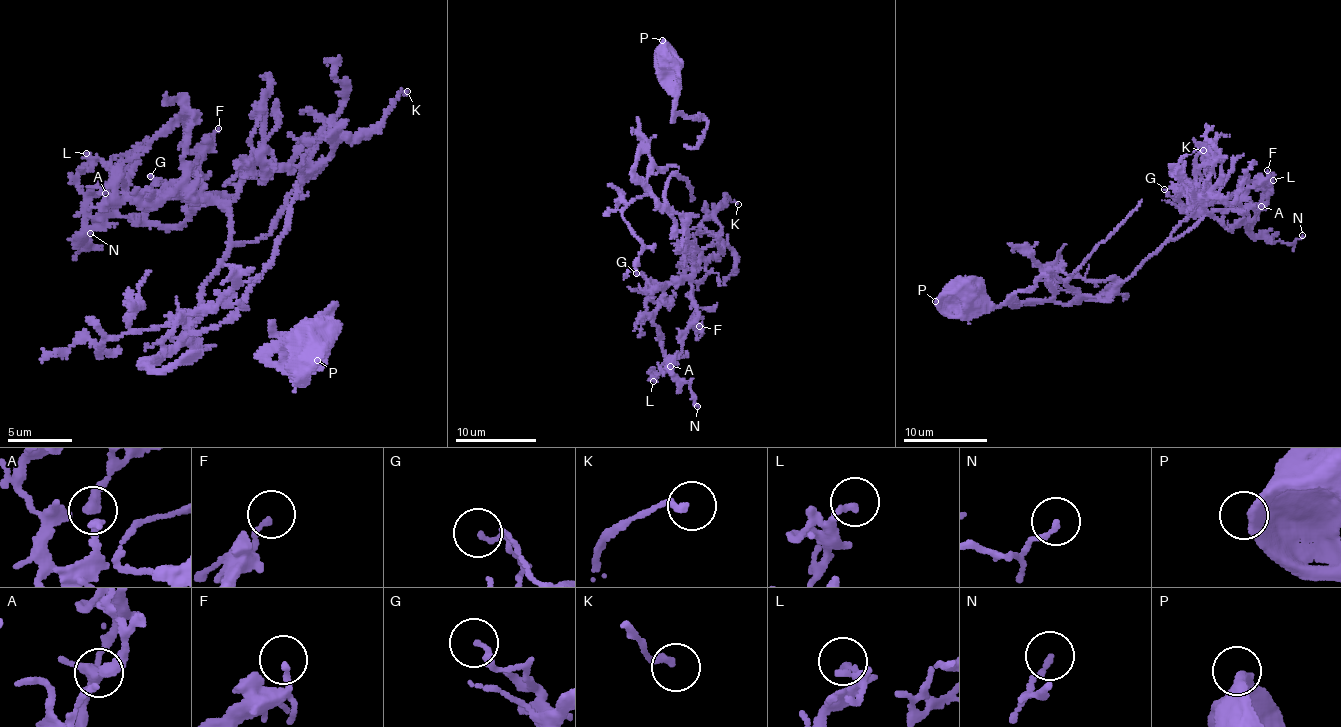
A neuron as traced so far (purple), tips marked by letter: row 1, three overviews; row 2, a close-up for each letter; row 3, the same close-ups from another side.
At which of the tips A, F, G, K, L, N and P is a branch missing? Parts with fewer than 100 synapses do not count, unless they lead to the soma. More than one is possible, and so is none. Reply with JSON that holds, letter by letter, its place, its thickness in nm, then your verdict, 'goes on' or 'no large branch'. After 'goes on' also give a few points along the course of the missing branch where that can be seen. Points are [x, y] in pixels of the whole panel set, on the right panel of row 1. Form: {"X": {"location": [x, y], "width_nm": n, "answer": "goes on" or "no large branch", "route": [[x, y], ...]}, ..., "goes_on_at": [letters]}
{"A": {"location": [1261, 206], "width_nm": 280, "answer": "no large branch"}, "F": {"location": [1267, 170], "width_nm": 160, "answer": "no large branch"}, "G": {"location": [1164, 189], "width_nm": 190, "answer": "no large branch"}, "K": {"location": [1203, 150], "width_nm": 190, "answer": "no large branch"}, "L": {"location": [1273, 180], "width_nm": 130, "answer": "no large branch"}, "N": {"location": [1302, 235], "width_nm": 150, "answer": "no large branch"}, "P": {"location": [935, 301], "width_nm": 600, "answer": "no large branch"}, "goes_on_at": []}

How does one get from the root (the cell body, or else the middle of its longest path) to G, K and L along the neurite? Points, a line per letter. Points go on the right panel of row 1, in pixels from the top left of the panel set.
G: (1104, 280), (1114, 280), (1117, 286), (1175, 227), (1196, 214), (1194, 204), (1179, 208), (1175, 196), (1164, 189)
K: (1104, 280), (1114, 280), (1117, 286), (1202, 218), (1202, 206), (1179, 164), (1195, 150), (1203, 150)
L: (1104, 280), (1114, 280), (1117, 286), (1189, 217), (1209, 211), (1227, 229), (1249, 221), (1250, 226), (1273, 180)

